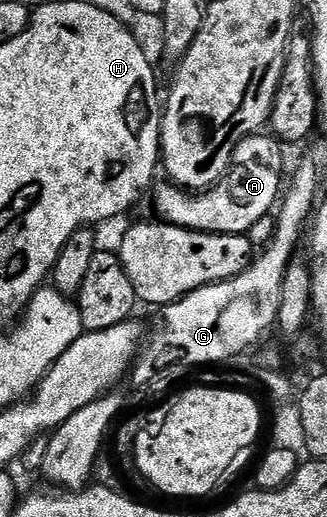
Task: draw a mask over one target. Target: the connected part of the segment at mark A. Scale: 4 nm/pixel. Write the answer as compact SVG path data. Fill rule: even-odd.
M267 135L267 136L263 136ZM274 135L247 136L237 146L233 167L218 184L194 193L174 182L163 182L155 192L155 212L164 224L194 232L241 236L250 233L280 203L285 188L283 148Z

